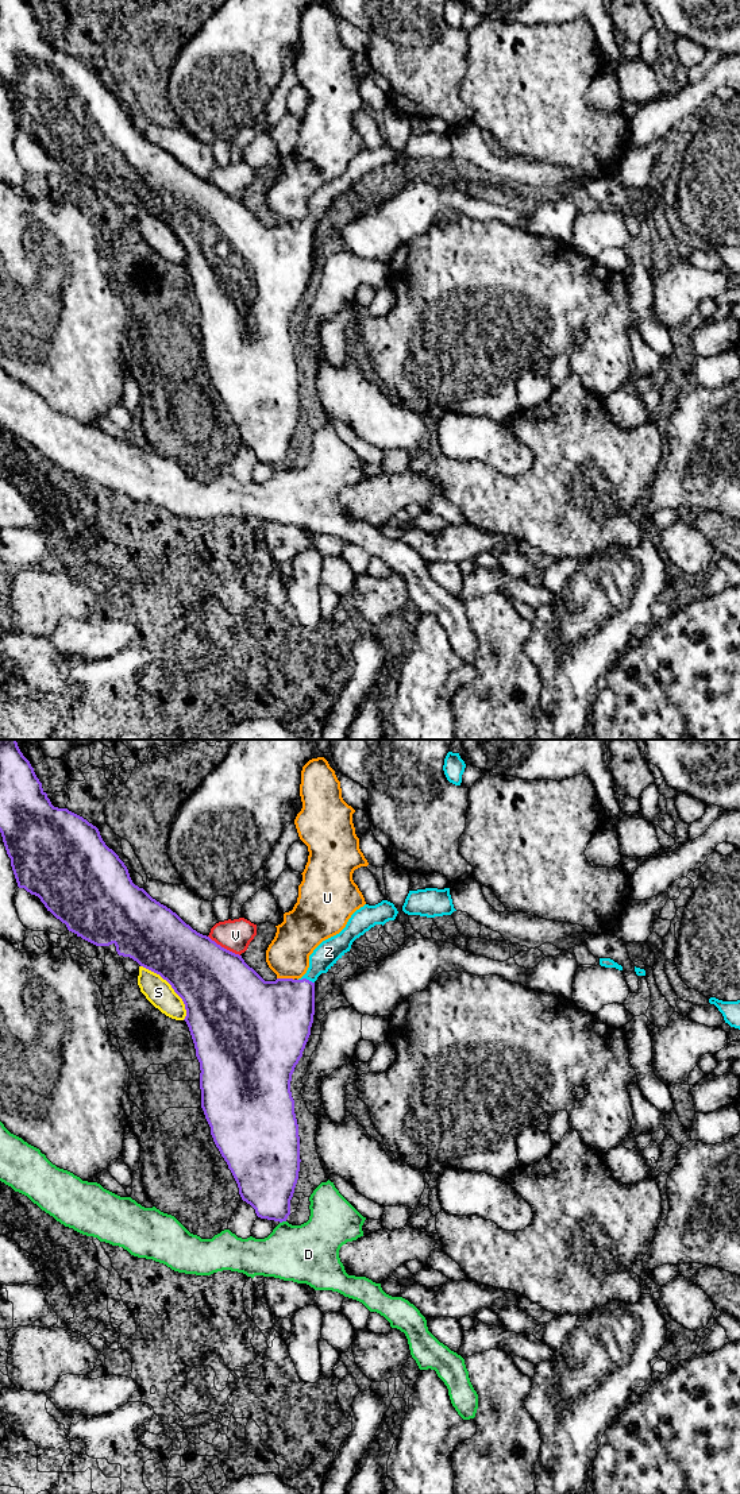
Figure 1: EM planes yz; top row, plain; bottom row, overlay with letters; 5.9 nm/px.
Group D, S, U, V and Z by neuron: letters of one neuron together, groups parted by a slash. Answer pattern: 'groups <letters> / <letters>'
groups D / S / U / V / Z

